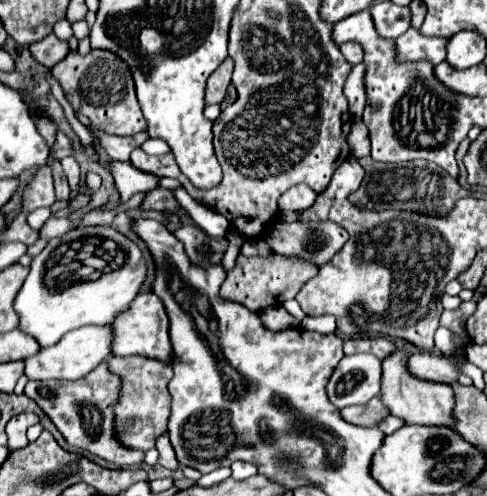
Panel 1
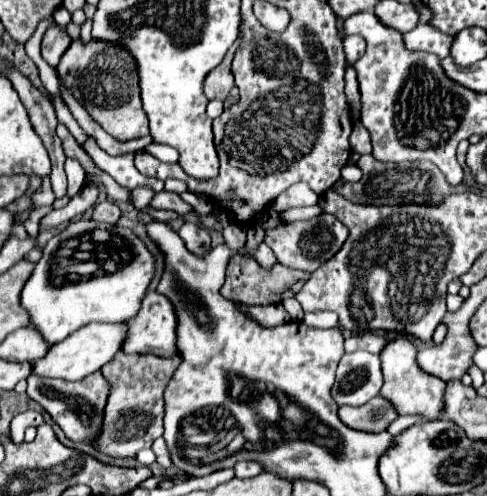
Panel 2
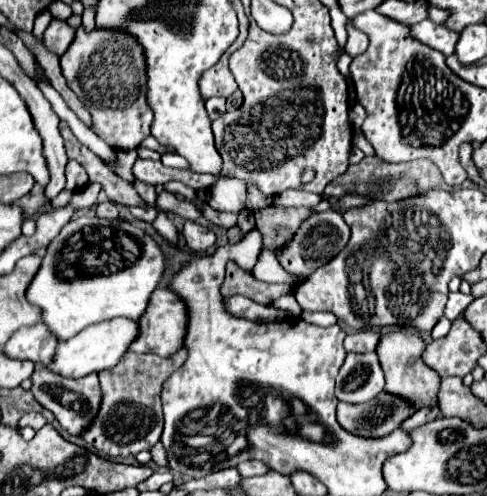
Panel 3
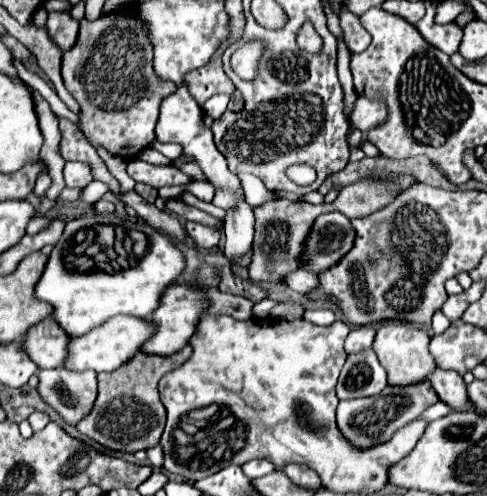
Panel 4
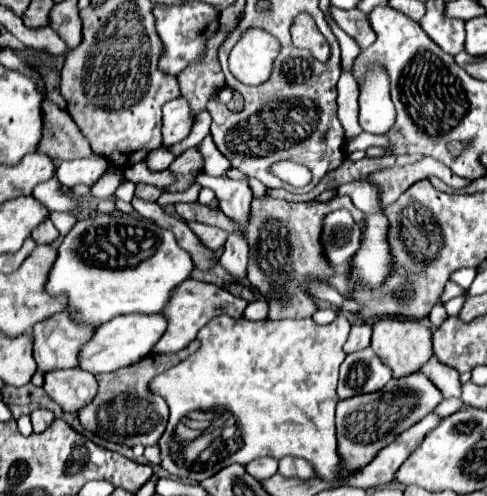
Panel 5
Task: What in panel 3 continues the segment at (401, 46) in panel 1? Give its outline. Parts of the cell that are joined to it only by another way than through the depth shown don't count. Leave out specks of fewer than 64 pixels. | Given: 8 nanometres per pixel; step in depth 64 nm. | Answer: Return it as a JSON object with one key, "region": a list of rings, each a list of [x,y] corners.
{"region":[[[428,18],[418,22],[418,24],[414,24],[410,30],[412,30],[412,38],[414,40],[418,40],[418,42],[422,42],[422,44],[438,50],[438,52],[442,52],[444,56],[450,56],[454,52],[456,42],[458,42],[458,34],[456,32],[448,30],[446,26],[434,24]]]}

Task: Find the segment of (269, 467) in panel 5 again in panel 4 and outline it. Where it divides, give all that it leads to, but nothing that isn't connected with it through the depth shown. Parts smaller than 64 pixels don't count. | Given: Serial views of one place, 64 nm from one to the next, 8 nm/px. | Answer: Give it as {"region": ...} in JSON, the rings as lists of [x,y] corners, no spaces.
{"region":[[[250,460],[242,466],[244,474],[252,480],[252,478],[260,478],[260,476],[266,476],[274,470],[274,464],[268,462],[268,460]]]}

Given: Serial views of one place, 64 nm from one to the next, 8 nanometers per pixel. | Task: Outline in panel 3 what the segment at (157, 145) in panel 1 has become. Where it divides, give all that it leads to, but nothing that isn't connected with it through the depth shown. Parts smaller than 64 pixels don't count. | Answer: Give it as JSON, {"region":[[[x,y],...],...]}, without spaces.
{"region":[[[162,152],[162,164],[164,166],[174,166],[174,168],[188,168],[186,160],[180,158],[176,152]]]}

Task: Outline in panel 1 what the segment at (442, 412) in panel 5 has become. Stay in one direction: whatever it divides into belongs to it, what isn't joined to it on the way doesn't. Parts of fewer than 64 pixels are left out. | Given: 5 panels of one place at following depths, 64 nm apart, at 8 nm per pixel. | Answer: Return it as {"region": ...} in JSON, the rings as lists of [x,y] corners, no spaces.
{"region":[[[386,416],[386,418],[380,420],[380,424],[378,424],[380,432],[384,432],[384,434],[392,434],[392,432],[398,430],[400,426],[404,426],[404,422],[402,422],[400,418],[396,418],[396,416]]]}

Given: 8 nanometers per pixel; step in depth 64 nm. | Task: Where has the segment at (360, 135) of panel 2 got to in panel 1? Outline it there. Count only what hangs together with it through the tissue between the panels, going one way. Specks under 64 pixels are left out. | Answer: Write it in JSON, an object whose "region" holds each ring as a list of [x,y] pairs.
{"region":[[[354,120],[352,130],[348,134],[348,144],[350,144],[350,152],[356,158],[362,156],[370,156],[370,140],[368,140],[368,128],[362,120]]]}

